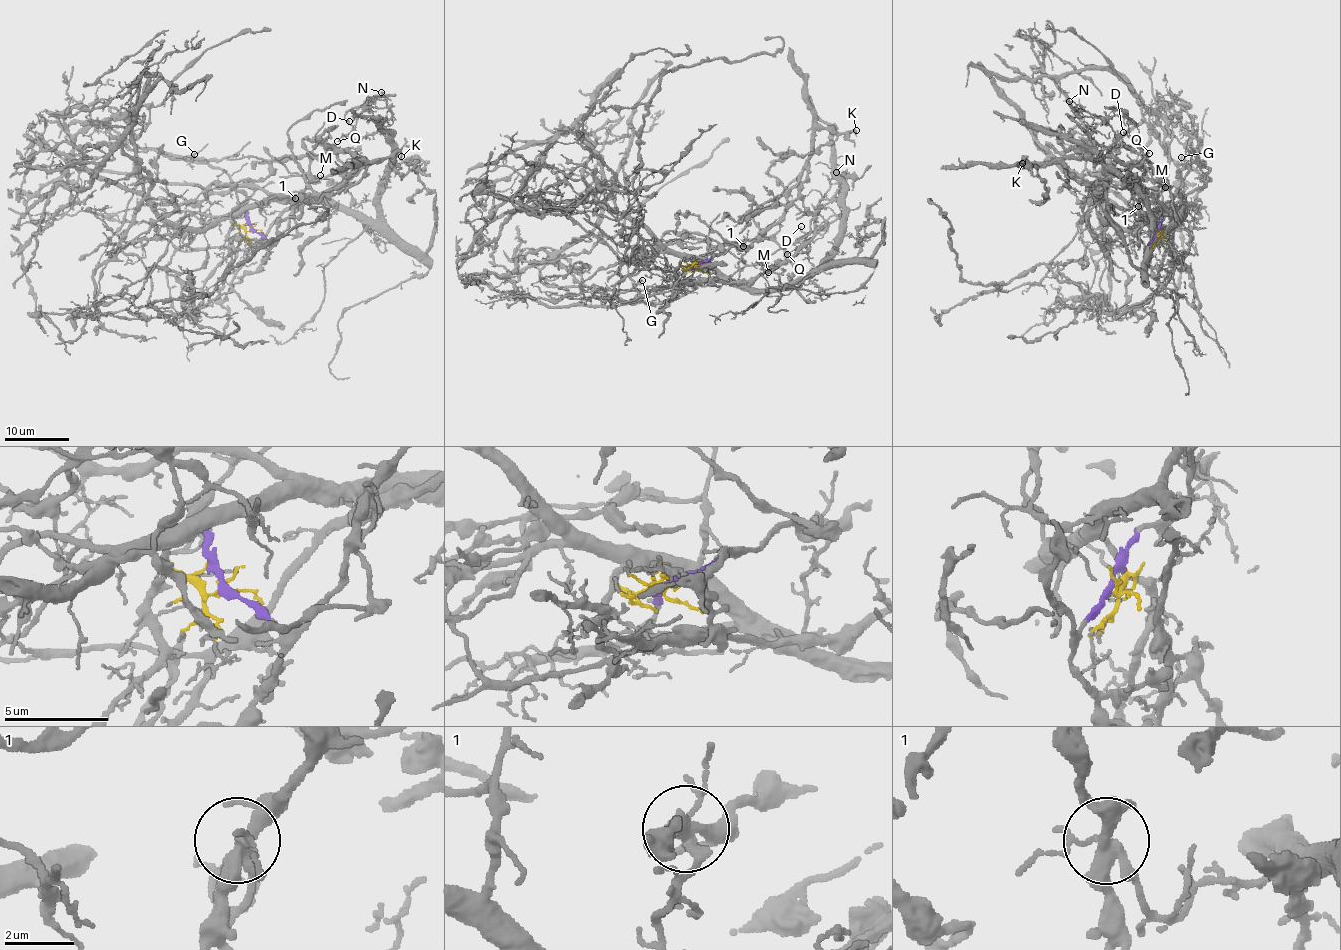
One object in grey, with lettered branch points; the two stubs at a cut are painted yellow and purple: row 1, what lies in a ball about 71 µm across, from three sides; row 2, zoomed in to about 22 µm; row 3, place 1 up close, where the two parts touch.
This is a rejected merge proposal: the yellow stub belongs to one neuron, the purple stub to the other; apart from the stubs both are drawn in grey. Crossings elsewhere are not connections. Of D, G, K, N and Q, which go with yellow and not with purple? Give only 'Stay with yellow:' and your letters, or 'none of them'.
Stay with yellow: G, N

